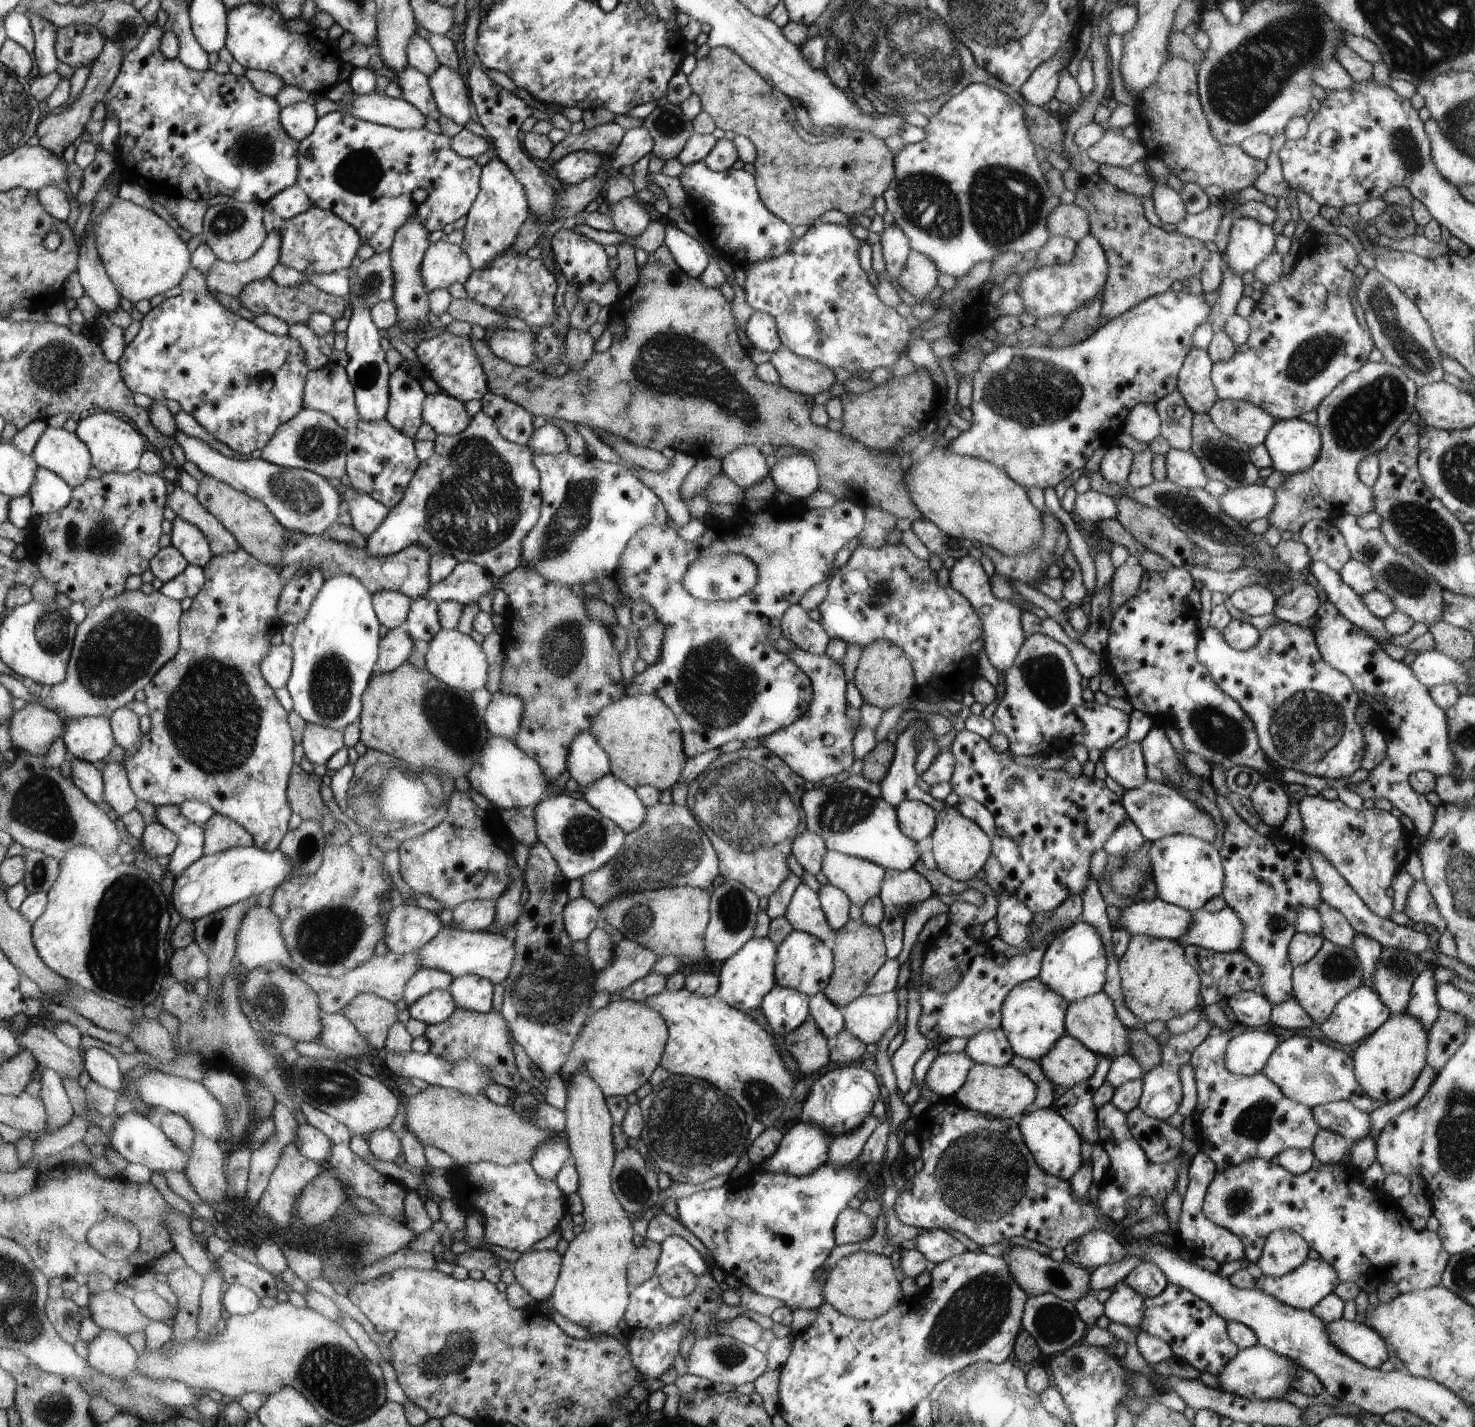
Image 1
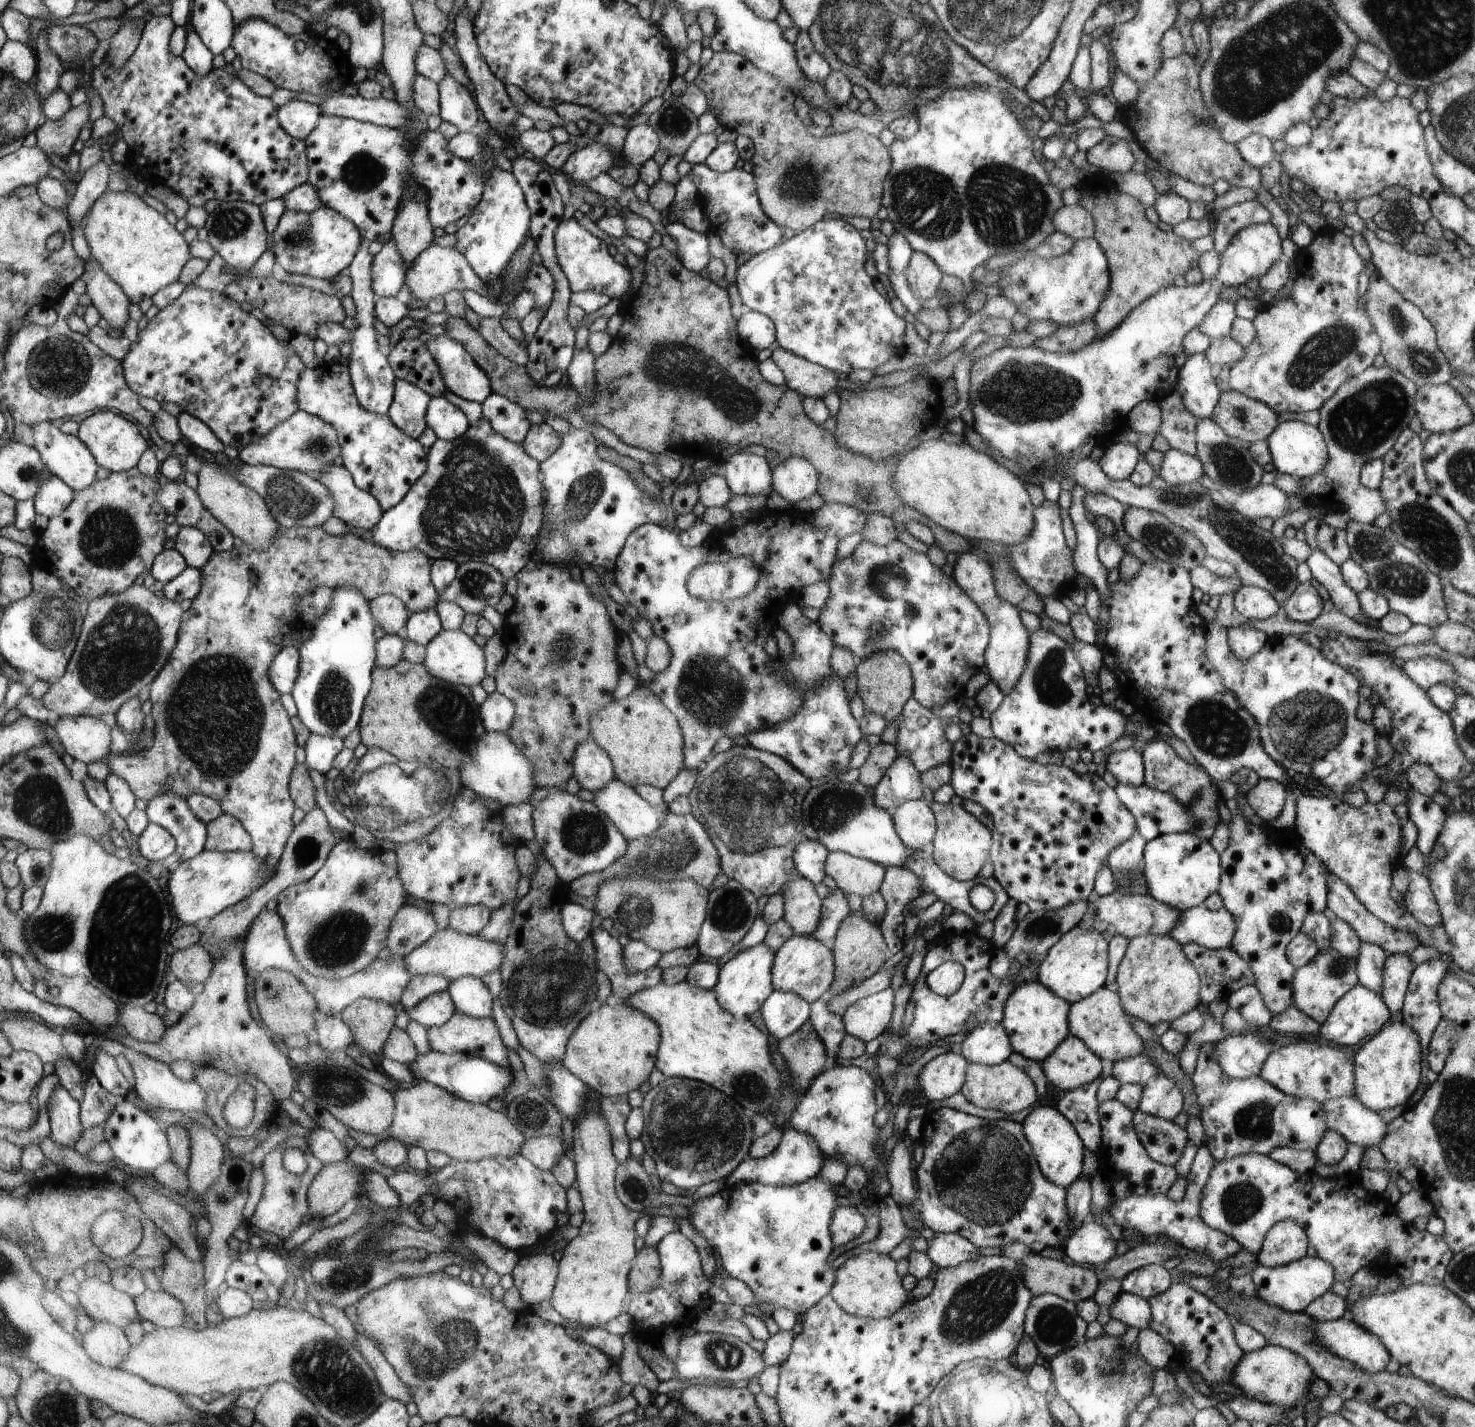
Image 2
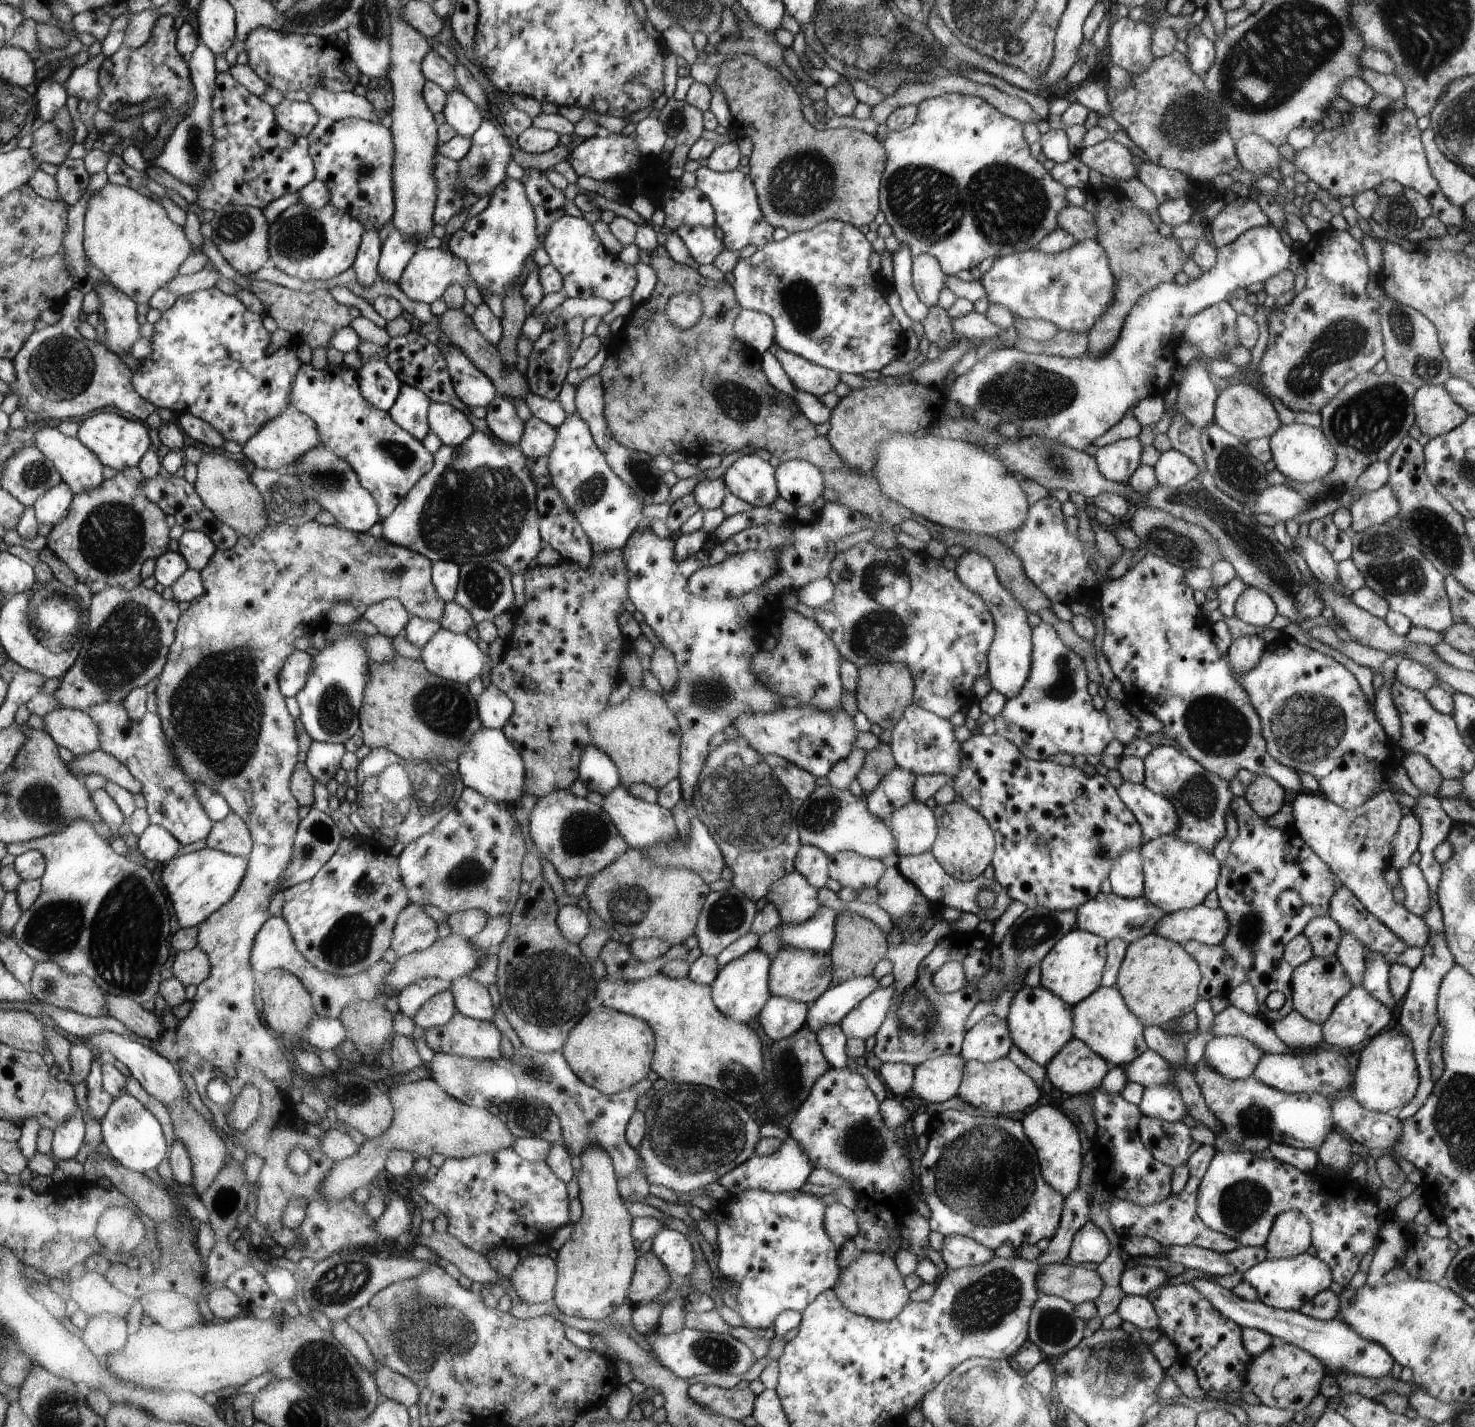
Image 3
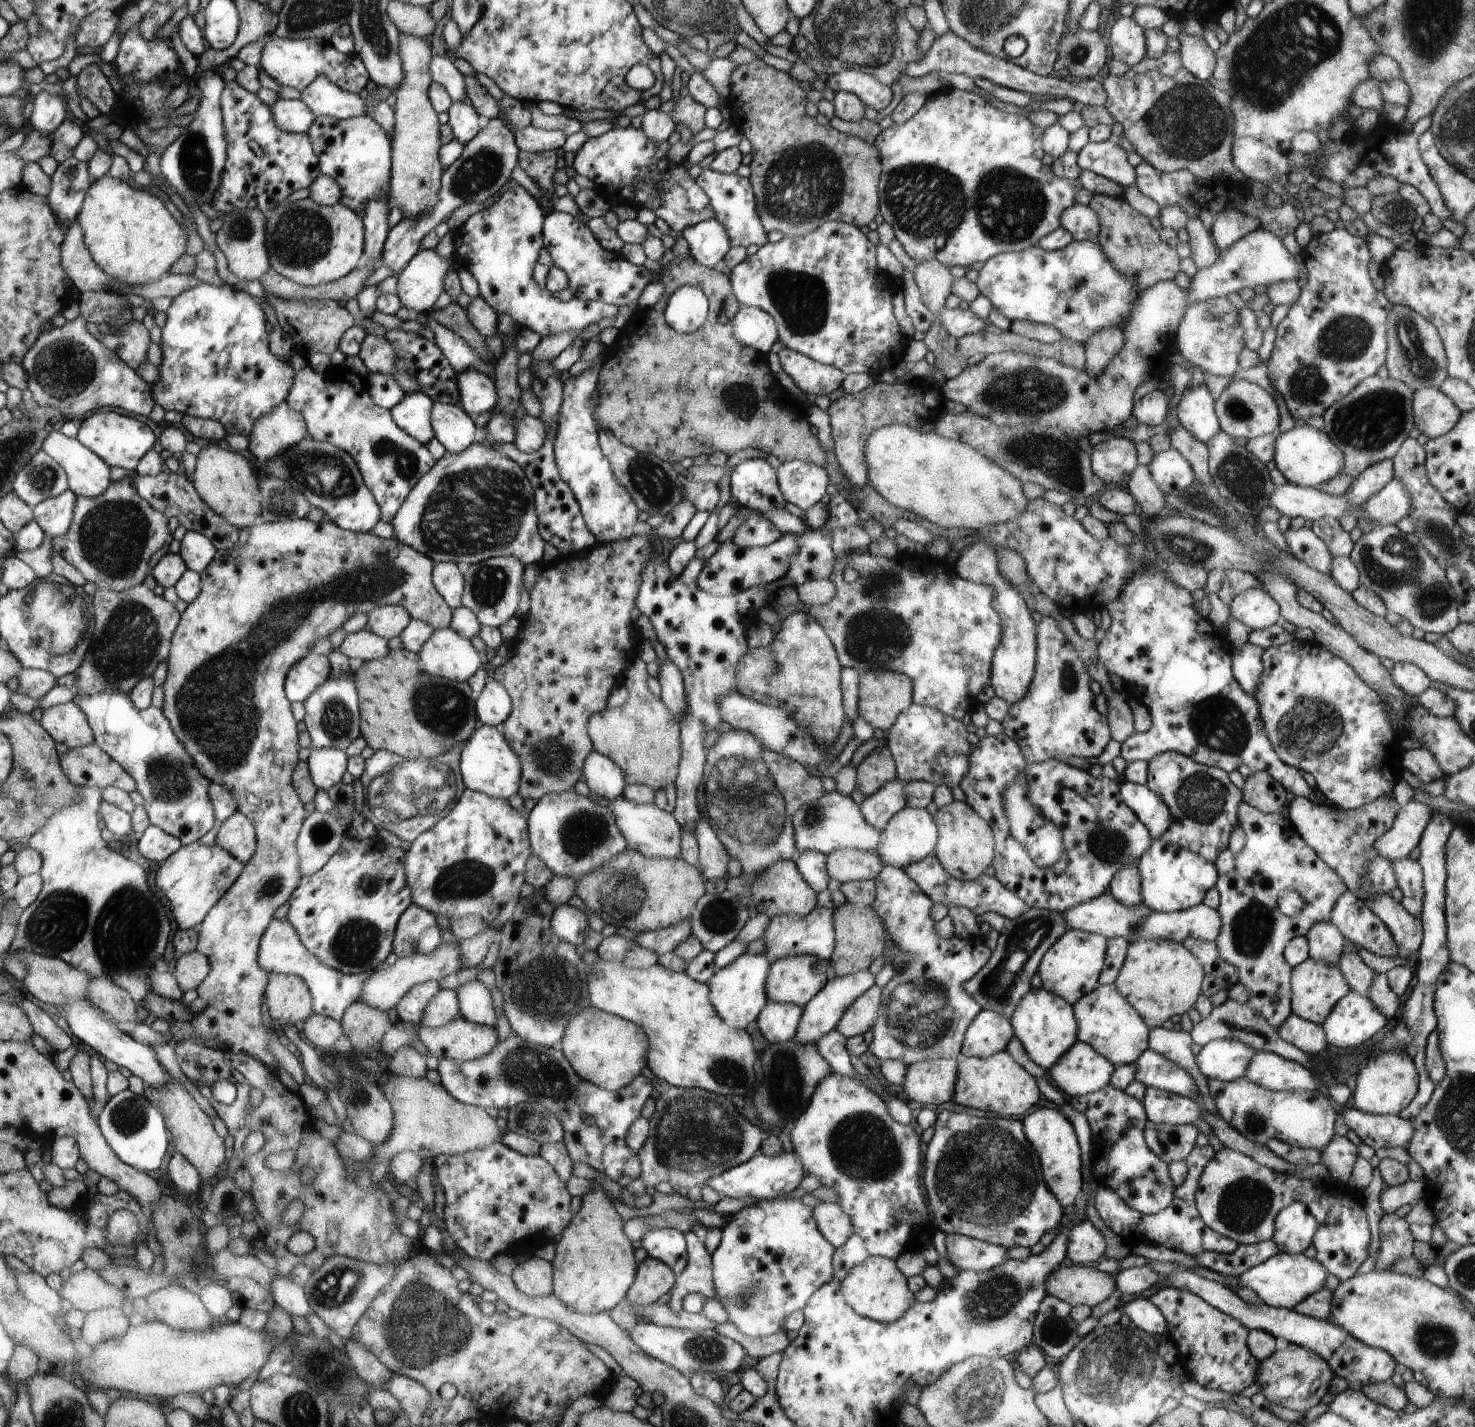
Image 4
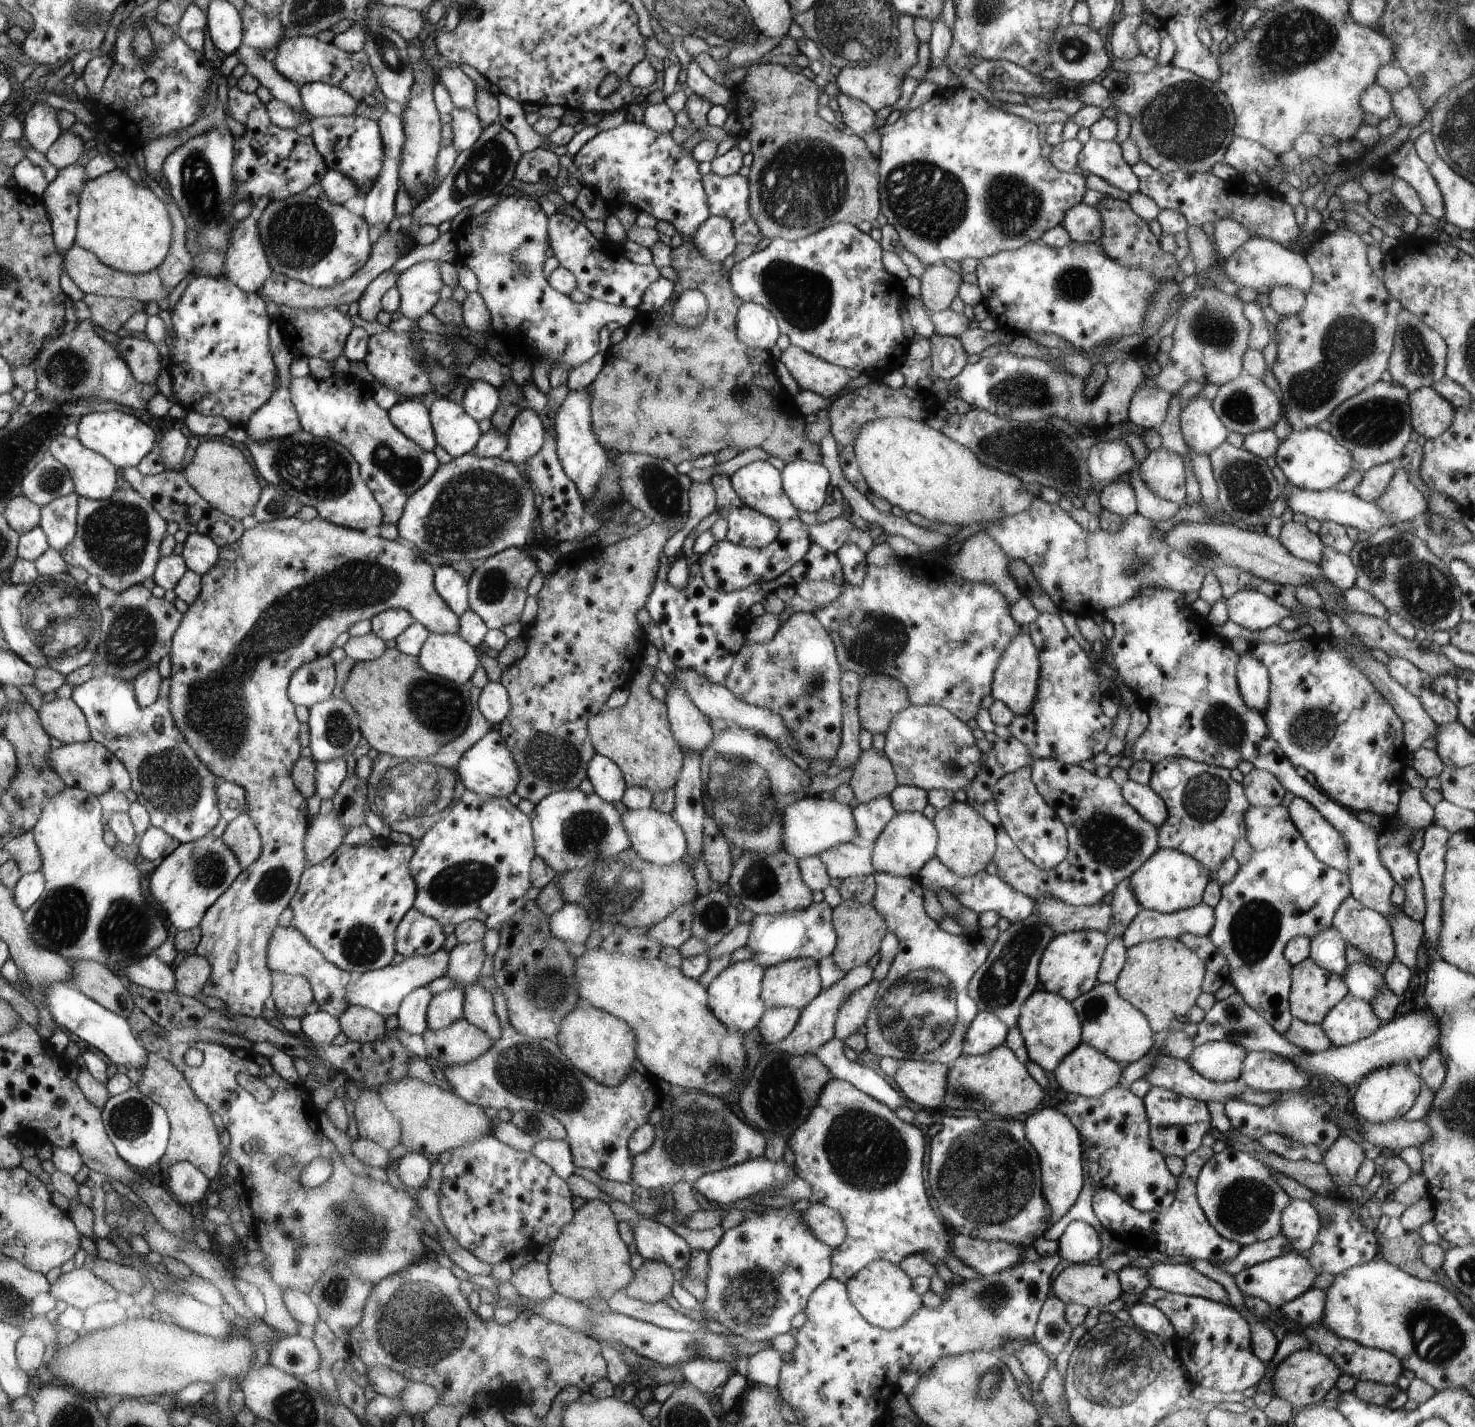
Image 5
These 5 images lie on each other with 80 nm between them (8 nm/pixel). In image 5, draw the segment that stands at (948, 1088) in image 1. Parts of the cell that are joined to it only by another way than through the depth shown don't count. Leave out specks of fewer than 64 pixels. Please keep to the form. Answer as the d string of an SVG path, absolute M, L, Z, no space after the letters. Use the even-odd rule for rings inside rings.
M903 1061L893 1077L912 1105L932 1112L945 1099L949 1068L950 1065L938 1061Z

